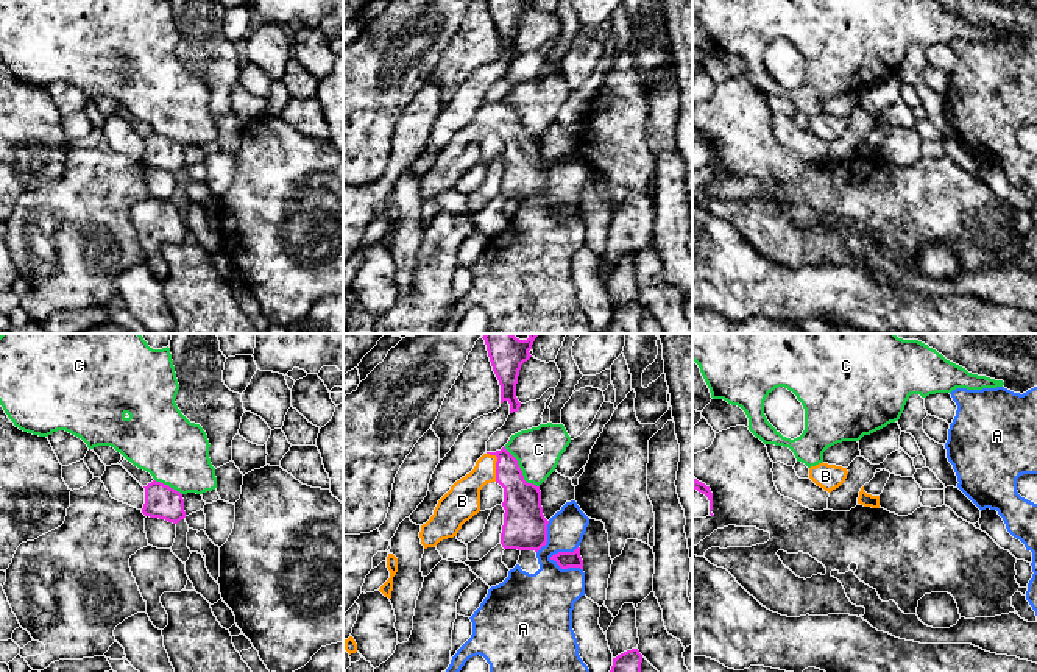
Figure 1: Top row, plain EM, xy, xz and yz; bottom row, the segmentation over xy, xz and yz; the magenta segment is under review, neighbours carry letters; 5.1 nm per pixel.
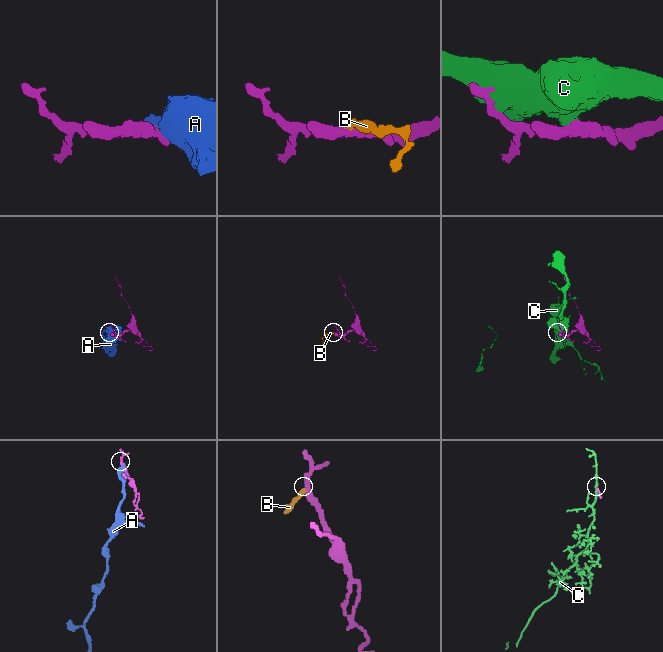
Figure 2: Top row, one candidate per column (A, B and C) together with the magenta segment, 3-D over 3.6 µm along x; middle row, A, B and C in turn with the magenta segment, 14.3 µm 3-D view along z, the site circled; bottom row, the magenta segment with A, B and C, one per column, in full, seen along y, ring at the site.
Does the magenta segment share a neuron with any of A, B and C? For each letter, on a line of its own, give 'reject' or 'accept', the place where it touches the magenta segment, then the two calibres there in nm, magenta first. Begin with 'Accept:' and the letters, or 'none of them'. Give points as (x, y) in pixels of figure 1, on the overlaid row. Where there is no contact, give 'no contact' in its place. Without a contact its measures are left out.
Accept: B
A: reject | xz (566, 568) | 90/360 nm
B: accept | xz (496, 465) | 190/180 nm
C: reject | xz (520, 470) | 200/240 nm

